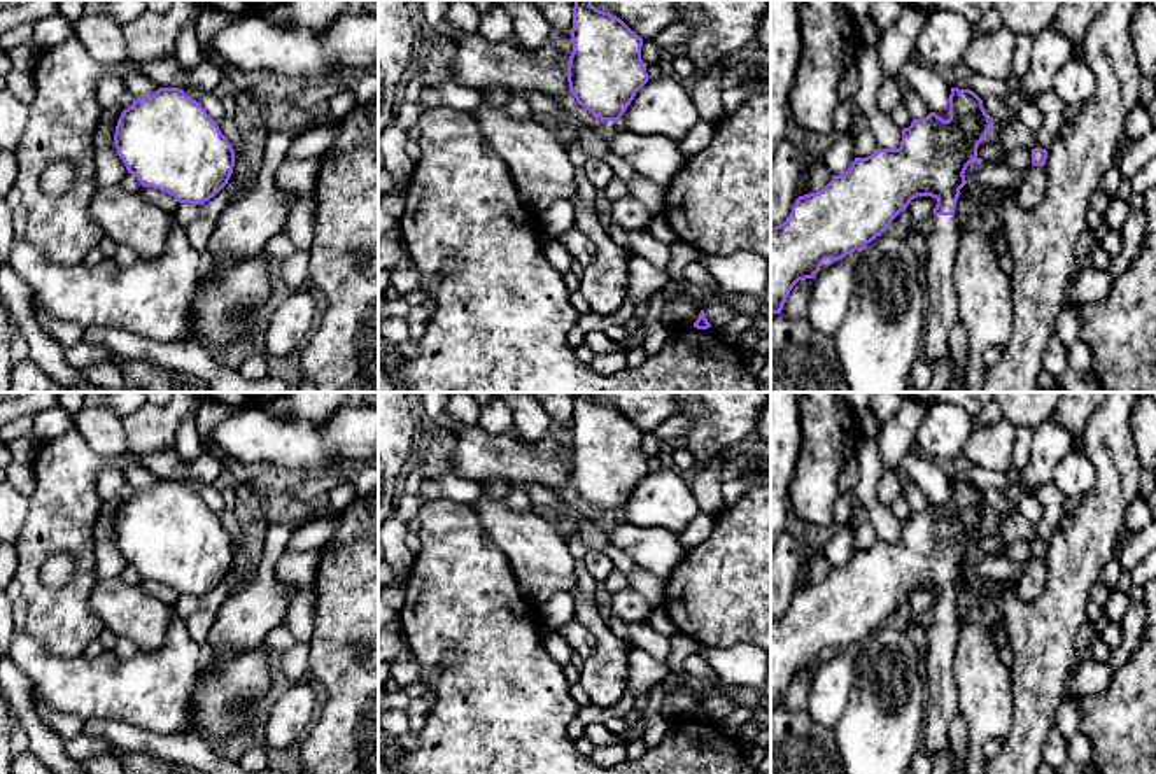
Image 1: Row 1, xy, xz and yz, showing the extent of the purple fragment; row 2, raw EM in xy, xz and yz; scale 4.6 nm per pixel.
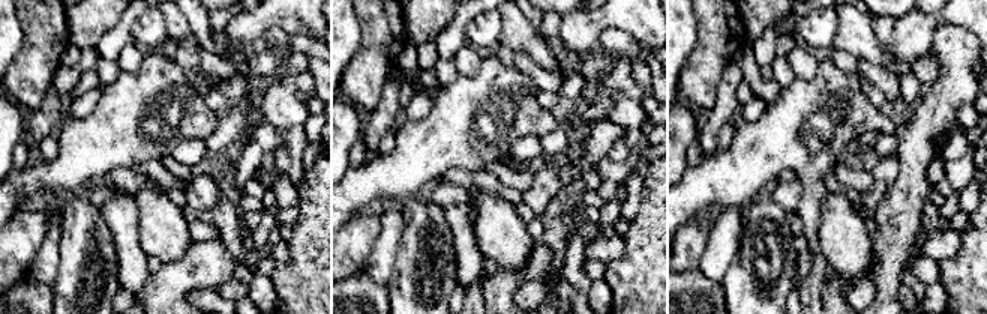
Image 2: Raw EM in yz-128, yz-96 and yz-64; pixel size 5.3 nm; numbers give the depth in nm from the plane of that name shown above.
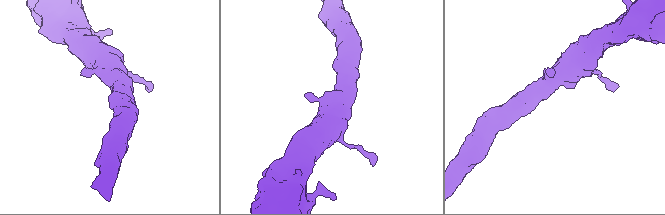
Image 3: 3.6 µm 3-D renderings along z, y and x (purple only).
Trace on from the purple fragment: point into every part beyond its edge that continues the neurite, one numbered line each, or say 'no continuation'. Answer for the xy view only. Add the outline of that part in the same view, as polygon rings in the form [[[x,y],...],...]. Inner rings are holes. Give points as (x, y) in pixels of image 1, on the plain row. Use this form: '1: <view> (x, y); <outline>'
no continuation

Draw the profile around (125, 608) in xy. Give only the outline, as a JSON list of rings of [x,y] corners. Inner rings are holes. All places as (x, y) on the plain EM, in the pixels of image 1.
[[[121,578],[98,580],[91,590],[89,606],[107,629],[131,639],[138,651],[163,648],[168,627],[175,618],[173,606]]]

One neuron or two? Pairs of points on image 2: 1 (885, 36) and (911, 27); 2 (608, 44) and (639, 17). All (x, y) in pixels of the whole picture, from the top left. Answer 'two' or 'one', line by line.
1: two
2: two

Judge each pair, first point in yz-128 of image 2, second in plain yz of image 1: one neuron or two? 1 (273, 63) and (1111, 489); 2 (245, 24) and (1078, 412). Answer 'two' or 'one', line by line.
1: two
2: two

